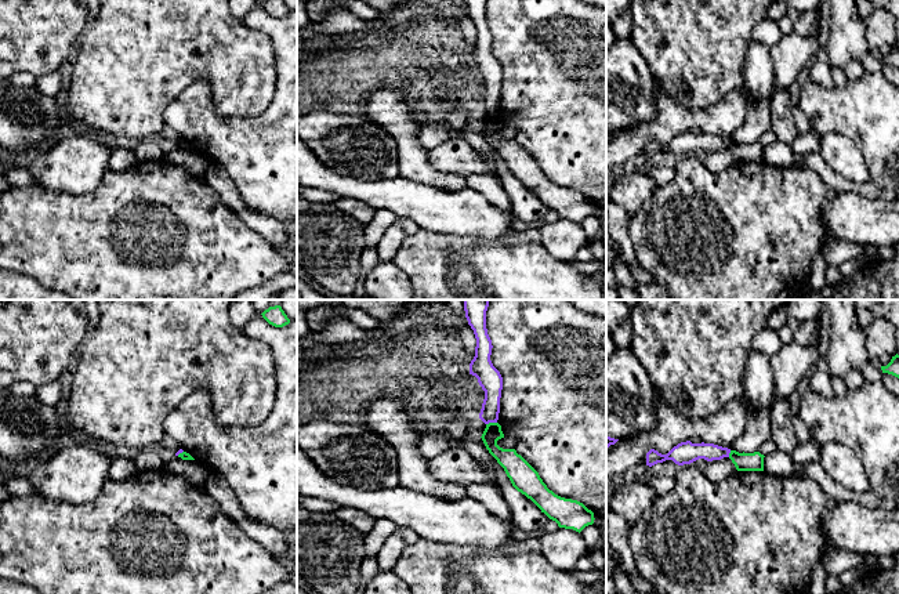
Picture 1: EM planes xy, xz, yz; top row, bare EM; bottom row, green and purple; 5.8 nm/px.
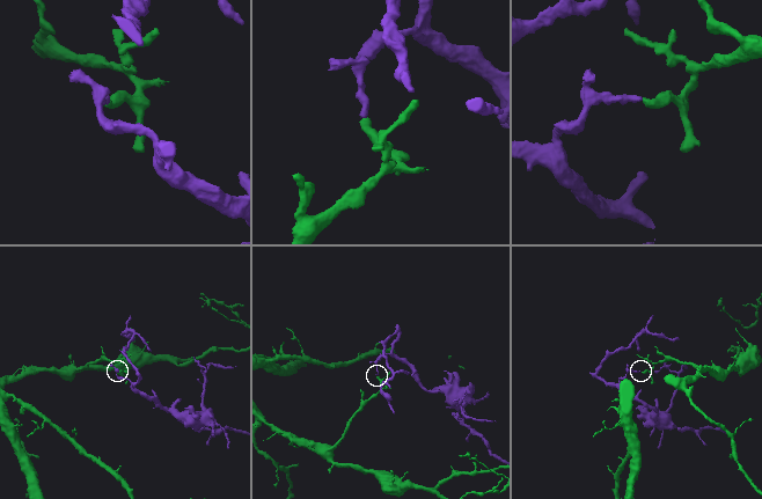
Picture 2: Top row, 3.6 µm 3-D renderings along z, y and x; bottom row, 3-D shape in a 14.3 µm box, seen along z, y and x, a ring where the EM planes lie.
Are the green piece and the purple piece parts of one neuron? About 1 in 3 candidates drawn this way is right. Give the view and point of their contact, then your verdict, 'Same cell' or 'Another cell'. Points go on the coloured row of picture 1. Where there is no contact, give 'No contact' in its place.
Touches green at xz (490, 423). Another cell

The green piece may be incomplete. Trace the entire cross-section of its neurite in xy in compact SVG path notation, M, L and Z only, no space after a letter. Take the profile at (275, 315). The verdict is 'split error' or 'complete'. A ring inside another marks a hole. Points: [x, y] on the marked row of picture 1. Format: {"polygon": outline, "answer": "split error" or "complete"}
{"polygon": "M280 305L269 307L261 315L269 325L275 327L283 327L290 323L290 319Z", "answer": "complete"}

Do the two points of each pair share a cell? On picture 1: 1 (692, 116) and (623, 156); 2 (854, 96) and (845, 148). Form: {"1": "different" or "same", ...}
{"1": "same", "2": "different"}

